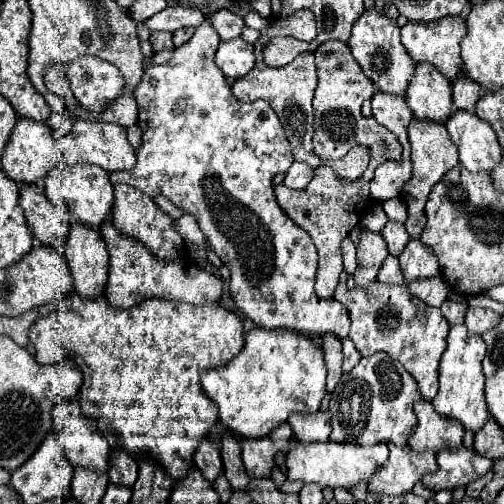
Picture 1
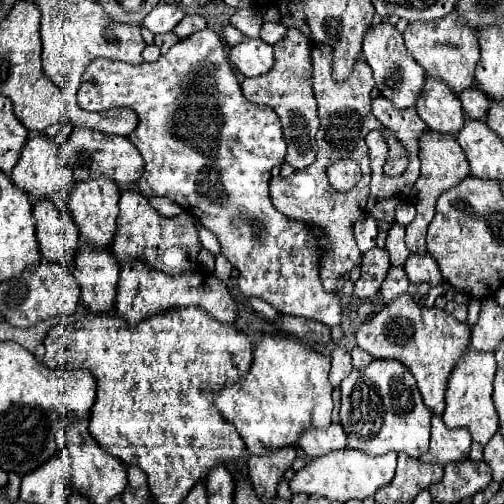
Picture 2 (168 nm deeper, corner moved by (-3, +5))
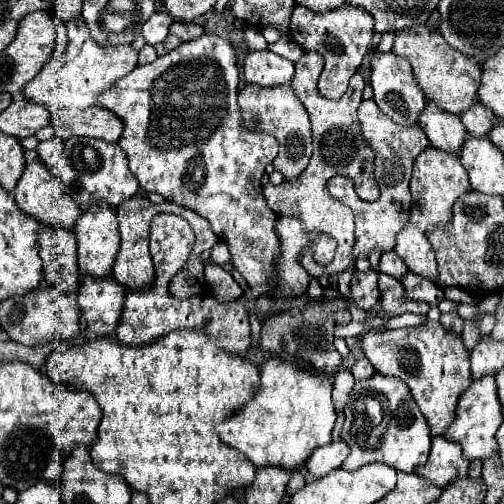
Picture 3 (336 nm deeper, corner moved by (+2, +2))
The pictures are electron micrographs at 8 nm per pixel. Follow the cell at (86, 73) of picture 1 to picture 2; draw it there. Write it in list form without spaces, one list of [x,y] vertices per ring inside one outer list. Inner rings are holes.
[[[205,28],[203,32],[195,32],[189,38],[179,40],[157,62],[129,66],[115,60],[95,60],[87,68],[77,102],[83,110],[95,112],[97,108],[135,108],[139,116],[139,128],[131,132],[129,140],[137,146],[145,160],[143,174],[137,180],[139,192],[147,198],[169,198],[181,208],[187,208],[201,220],[205,228],[219,236],[223,256],[241,272],[239,288],[245,296],[263,298],[281,314],[319,320],[329,328],[341,326],[343,304],[337,294],[325,292],[321,286],[319,266],[313,254],[313,242],[307,224],[283,216],[269,200],[271,168],[283,164],[287,152],[285,140],[281,136],[279,116],[275,116],[275,112],[271,112],[267,106],[257,106],[245,100],[237,74],[229,64],[225,42],[215,30]]]

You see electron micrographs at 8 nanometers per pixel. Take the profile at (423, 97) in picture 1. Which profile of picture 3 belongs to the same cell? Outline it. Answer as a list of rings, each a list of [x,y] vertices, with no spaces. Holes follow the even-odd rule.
[[[430,99],[426,101],[426,107],[422,109],[418,123],[428,135],[430,145],[448,153],[460,153],[460,147],[468,137],[460,117],[448,115],[436,103],[430,103]]]

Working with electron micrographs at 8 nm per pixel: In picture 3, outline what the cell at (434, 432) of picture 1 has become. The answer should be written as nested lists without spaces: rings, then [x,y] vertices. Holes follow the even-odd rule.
[[[438,435],[432,437],[432,449],[428,461],[422,467],[416,467],[414,473],[430,479],[438,487],[444,487],[468,473],[468,461],[464,459],[462,447],[458,447],[458,443]]]

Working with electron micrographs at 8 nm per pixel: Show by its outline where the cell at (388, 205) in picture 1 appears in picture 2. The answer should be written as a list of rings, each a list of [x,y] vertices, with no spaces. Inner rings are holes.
[[[403,202],[403,204],[397,204],[397,210],[395,210],[395,218],[397,218],[397,224],[407,224],[415,218],[415,206],[411,202]]]

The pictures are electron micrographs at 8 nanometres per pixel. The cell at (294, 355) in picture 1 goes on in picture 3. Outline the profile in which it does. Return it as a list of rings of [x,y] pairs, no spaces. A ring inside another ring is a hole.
[[[268,359],[260,367],[260,389],[256,391],[256,395],[248,403],[244,403],[242,409],[228,415],[224,423],[218,423],[216,433],[226,445],[242,451],[256,467],[276,465],[276,467],[284,467],[292,471],[306,463],[312,449],[332,441],[330,433],[336,421],[336,411],[334,411],[330,393],[332,393],[332,381],[328,377],[312,375],[290,361]]]

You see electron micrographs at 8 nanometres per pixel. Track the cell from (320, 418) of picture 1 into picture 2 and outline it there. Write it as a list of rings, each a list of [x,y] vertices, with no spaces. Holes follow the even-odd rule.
[[[331,424],[327,430],[311,430],[303,432],[299,438],[299,448],[309,456],[309,458],[319,458],[335,450],[347,448],[347,436],[341,428],[341,424]]]

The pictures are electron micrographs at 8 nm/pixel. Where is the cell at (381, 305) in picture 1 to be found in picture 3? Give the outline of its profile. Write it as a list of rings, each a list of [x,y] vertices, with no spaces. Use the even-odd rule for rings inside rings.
[[[426,321],[418,327],[402,327],[394,331],[368,331],[360,337],[360,345],[368,361],[382,375],[402,379],[426,417],[432,435],[442,435],[454,421],[454,405],[458,395],[470,385],[470,357],[460,335],[448,331],[438,321]]]

